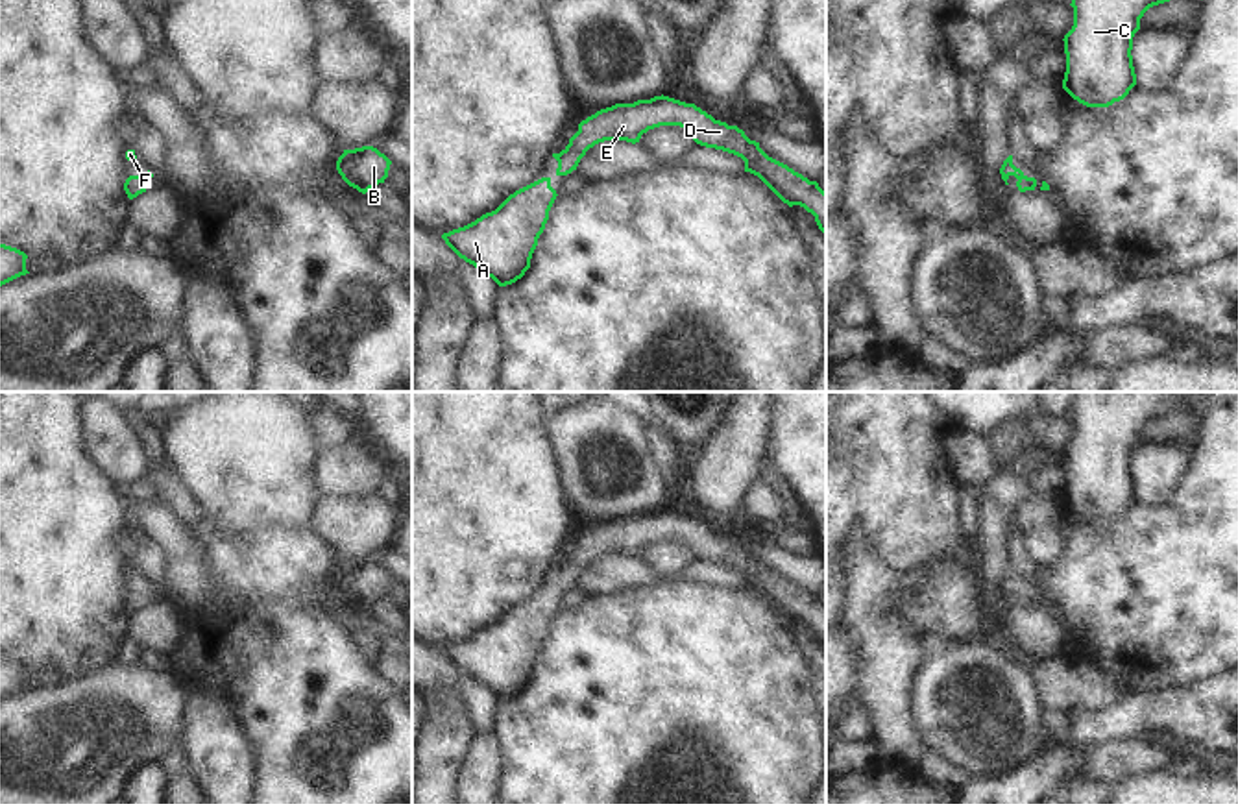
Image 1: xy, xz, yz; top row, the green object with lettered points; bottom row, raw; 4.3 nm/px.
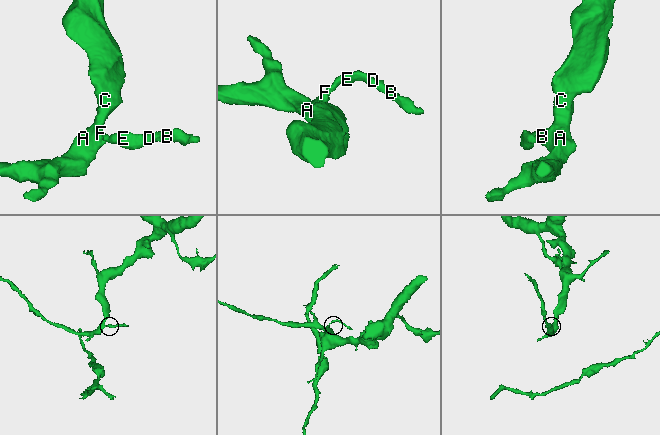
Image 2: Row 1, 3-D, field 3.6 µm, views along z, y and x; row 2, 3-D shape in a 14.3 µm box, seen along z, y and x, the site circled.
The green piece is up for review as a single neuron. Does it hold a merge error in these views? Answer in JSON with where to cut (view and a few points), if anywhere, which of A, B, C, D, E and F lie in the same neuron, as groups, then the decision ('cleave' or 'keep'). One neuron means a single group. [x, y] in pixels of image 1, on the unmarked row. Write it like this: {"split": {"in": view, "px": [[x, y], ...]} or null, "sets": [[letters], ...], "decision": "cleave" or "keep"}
{"split": null, "sets": [["A", "B", "C", "D", "E", "F"]], "decision": "keep"}

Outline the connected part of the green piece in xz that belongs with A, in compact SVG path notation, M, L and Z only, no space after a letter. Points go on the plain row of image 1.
M541 591L510 608L495 625L443 647L442 652L499 700L512 699L530 682L556 610L551 591Z

